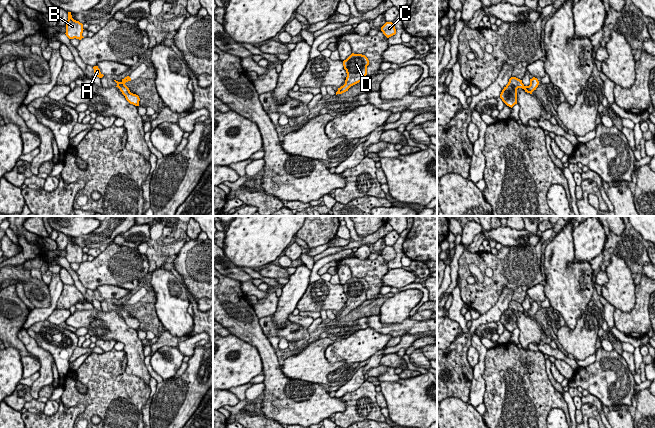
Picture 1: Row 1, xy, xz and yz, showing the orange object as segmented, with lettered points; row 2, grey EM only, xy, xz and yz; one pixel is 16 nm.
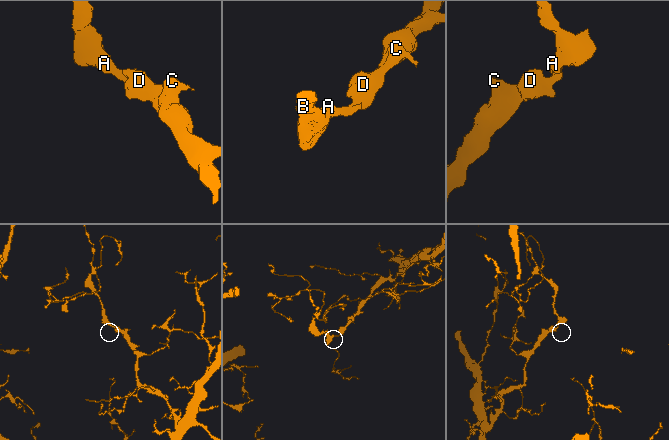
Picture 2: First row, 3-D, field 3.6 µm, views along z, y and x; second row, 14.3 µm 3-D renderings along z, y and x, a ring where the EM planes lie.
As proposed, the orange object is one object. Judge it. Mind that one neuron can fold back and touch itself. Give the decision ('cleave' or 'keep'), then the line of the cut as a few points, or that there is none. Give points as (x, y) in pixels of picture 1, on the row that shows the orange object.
keep | no cut

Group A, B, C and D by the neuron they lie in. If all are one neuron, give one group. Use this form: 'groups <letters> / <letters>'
groups A B C D

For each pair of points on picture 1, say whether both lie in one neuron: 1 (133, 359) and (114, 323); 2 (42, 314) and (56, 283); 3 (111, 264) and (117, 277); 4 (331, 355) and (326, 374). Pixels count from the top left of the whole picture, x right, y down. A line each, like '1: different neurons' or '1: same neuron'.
1: same neuron
2: same neuron
3: same neuron
4: different neurons

